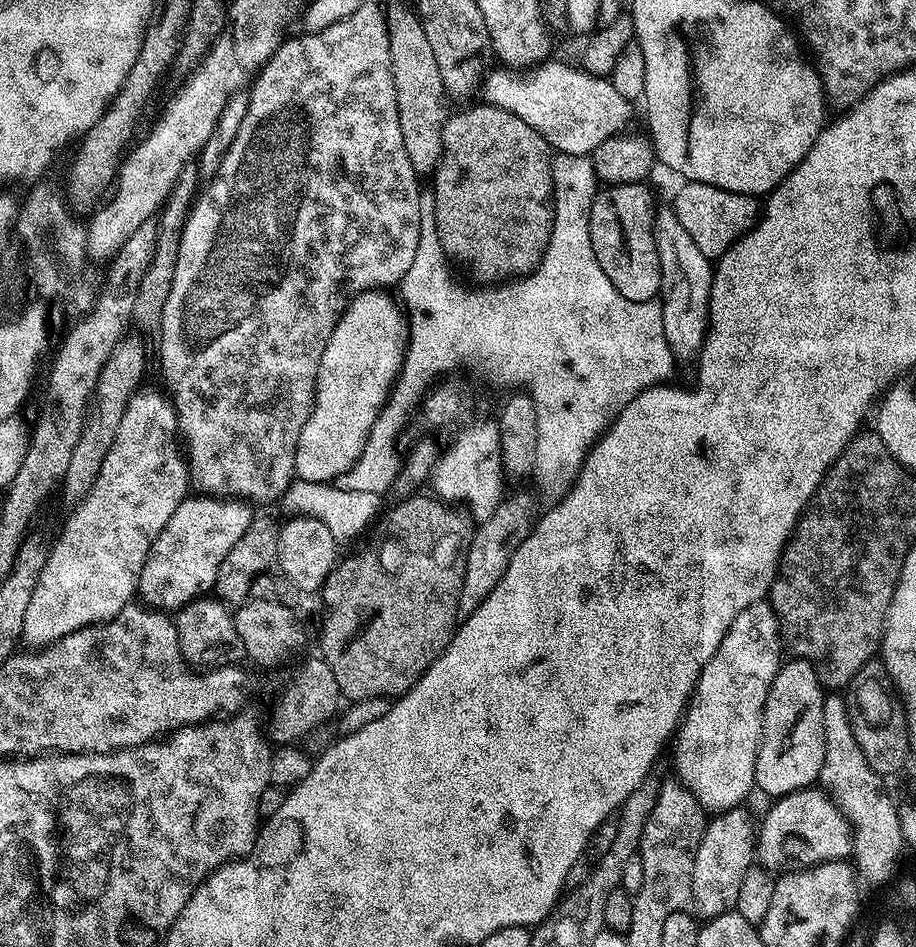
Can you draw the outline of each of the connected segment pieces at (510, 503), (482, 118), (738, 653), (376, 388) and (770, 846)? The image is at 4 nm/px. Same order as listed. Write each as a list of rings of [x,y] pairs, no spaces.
[[[510,496],[501,499],[494,514],[490,514],[490,518],[481,520],[475,525],[470,550],[466,554],[466,574],[462,578],[462,594],[458,594],[457,617],[463,618],[474,614],[474,610],[478,610],[482,602],[486,602],[490,590],[494,590],[494,586],[502,582],[506,566],[510,566],[510,558],[514,558],[514,550],[522,546],[522,542],[532,530],[534,515],[532,516],[531,510],[528,509],[532,504],[531,498]]]
[[[480,102],[477,108],[468,108],[465,112],[458,113],[457,116],[456,113],[449,115],[442,130],[442,158],[434,173],[436,181],[432,184],[433,190],[436,191],[436,196],[434,195],[436,233],[440,239],[440,245],[445,257],[453,265],[456,263],[461,264],[464,268],[469,268],[472,271],[473,278],[481,280],[479,283],[484,286],[496,286],[501,282],[511,282],[535,272],[542,262],[544,251],[548,248],[550,234],[552,233],[552,214],[554,211],[554,197],[552,194],[553,159],[553,153],[550,151],[547,142],[542,138],[542,134],[538,134],[538,130],[526,126],[526,122],[522,122],[522,118],[518,118],[501,108],[495,108],[493,104]]]
[[[767,599],[754,602],[734,618],[730,630],[722,638],[714,658],[706,662],[696,683],[696,690],[678,725],[674,736],[676,744],[675,779],[684,785],[704,807],[705,813],[719,814],[739,808],[756,788],[756,755],[760,749],[760,735],[764,725],[764,703],[770,694],[770,686],[780,673],[782,657],[780,624],[771,603]]]
[[[369,290],[352,297],[330,334],[330,342],[326,342],[326,350],[322,350],[312,412],[302,426],[296,447],[296,475],[301,480],[329,483],[336,481],[343,472],[348,472],[366,446],[374,418],[378,418],[382,406],[388,401],[388,394],[396,383],[396,375],[404,365],[406,316],[401,305],[395,299],[392,301],[387,294],[384,290]]]
[[[813,786],[810,788],[803,788],[802,790],[798,790],[797,792],[791,792],[790,794],[786,794],[785,796],[779,797],[775,801],[776,804],[772,809],[769,810],[768,813],[764,816],[764,821],[761,824],[758,824],[758,860],[759,863],[763,864],[765,868],[769,870],[777,870],[776,868],[783,869],[785,866],[783,864],[788,864],[793,860],[793,865],[796,866],[811,866],[813,864],[823,863],[825,860],[838,860],[844,857],[847,857],[852,850],[852,837],[850,835],[850,825],[847,820],[844,819],[843,816],[840,815],[840,811],[838,810],[835,803],[833,803],[832,799],[829,798],[828,793],[821,790],[819,787]]]

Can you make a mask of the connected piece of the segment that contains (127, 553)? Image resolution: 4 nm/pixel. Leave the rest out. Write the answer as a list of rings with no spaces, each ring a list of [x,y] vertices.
[[[137,390],[130,398],[90,494],[71,509],[72,517],[65,522],[56,545],[44,557],[44,569],[34,586],[34,594],[30,594],[26,622],[22,622],[20,639],[29,644],[29,649],[45,648],[71,632],[106,623],[129,607],[137,595],[140,570],[152,543],[162,534],[166,522],[170,522],[170,514],[189,495],[188,466],[178,445],[176,412],[167,395],[144,391]]]

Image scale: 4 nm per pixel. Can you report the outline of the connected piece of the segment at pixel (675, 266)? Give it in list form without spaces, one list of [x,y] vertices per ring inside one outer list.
[[[659,207],[655,216],[655,242],[659,256],[662,326],[666,344],[677,362],[692,363],[699,357],[708,331],[709,294],[714,271],[711,259],[702,254],[694,238],[683,229],[673,207]]]

